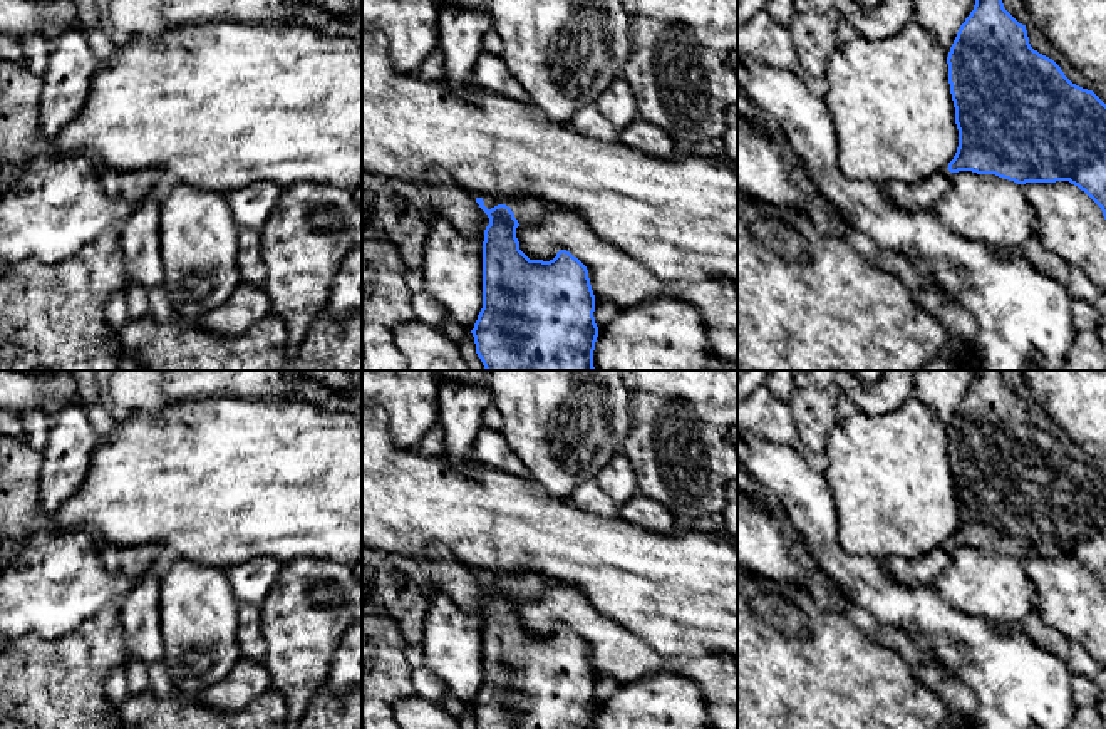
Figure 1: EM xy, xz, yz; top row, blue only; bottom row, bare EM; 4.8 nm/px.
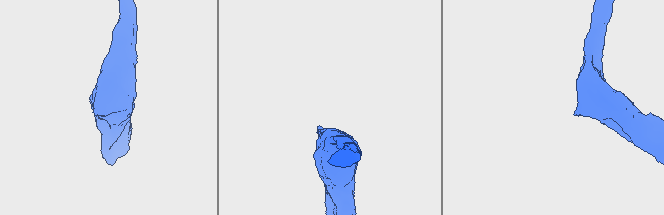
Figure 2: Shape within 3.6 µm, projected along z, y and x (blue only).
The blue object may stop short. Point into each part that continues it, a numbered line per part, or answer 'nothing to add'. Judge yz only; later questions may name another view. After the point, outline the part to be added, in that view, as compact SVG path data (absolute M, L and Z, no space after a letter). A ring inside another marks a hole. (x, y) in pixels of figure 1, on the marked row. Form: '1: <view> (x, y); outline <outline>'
1: yz (922, 195); outline M943 169L913 184L902 181L881 183L881 191L898 208L933 209L937 201L950 189L950 181L952 173Z

